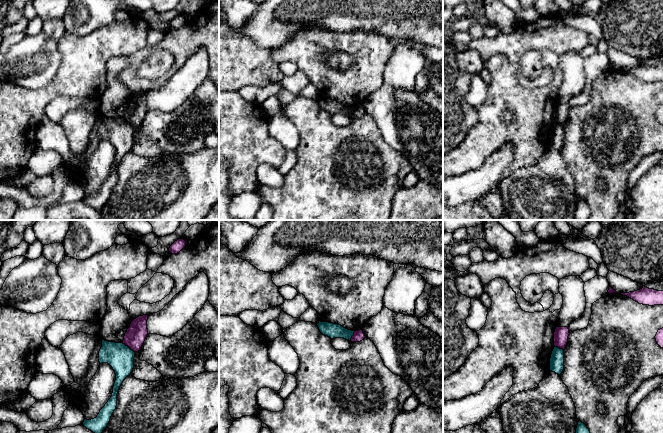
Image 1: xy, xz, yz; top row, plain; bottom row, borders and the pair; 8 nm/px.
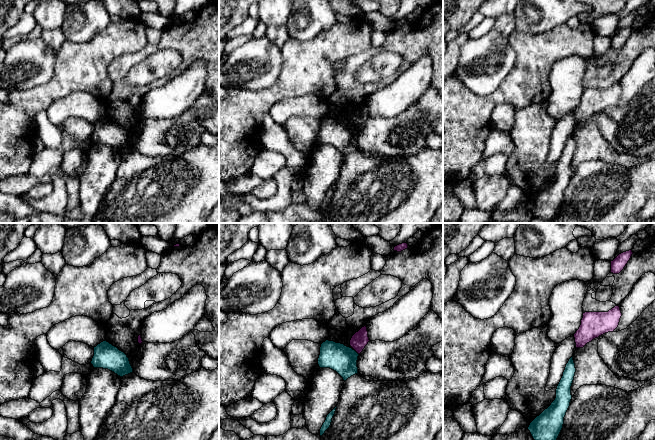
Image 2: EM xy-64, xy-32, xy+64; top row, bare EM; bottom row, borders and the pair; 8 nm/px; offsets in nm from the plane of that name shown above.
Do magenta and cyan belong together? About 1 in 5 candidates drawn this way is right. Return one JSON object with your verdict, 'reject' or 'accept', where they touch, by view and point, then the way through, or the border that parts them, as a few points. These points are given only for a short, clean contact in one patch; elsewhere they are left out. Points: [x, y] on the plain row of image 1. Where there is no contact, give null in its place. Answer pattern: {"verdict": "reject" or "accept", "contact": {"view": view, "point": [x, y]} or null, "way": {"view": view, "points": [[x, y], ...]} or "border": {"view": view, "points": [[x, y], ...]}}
{"verdict": "reject", "contact": {"view": "xy", "point": [128, 122]}, "border": {"view": "xy", "points": [[122, 118], [134, 128]]}}

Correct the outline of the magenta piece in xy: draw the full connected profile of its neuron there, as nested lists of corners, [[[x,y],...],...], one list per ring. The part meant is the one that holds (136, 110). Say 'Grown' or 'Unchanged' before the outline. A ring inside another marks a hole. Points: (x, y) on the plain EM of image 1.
Unchanged. [[[148,91],[139,92],[134,95],[125,109],[123,120],[134,128],[141,126],[141,123],[148,111],[147,105]]]

